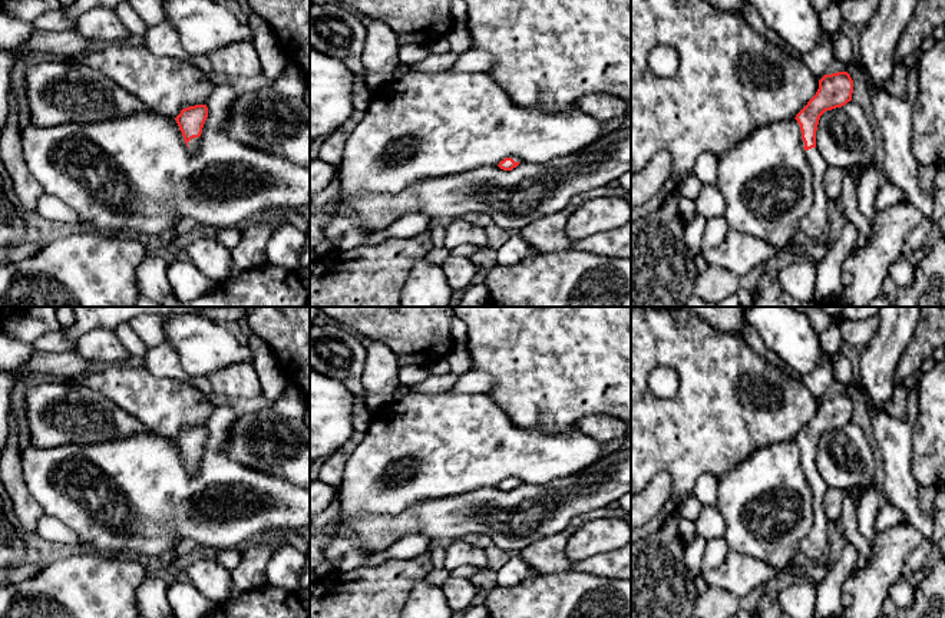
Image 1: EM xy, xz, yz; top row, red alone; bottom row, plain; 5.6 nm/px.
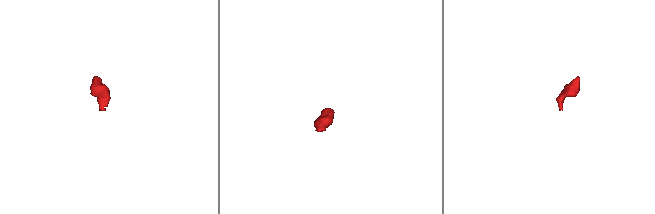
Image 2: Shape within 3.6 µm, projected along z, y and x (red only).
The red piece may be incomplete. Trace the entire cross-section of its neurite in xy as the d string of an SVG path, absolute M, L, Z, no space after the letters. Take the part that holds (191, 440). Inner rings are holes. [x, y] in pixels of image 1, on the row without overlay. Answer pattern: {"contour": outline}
{"contour": "M195 426L181 432L175 439L184 462L192 475L198 470L198 459L202 455L204 445L208 439L206 426Z"}

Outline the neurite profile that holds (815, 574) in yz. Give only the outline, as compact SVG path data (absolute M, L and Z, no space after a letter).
M794 562L784 571L800 575L802 578L806 579L806 582L810 582L815 586L817 586L826 578L829 572L829 566L830 565L827 562L822 562L822 564L810 562L809 565L799 565Z

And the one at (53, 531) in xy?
M43 516L37 523L36 532L54 546L79 549L79 538L76 533L56 519Z

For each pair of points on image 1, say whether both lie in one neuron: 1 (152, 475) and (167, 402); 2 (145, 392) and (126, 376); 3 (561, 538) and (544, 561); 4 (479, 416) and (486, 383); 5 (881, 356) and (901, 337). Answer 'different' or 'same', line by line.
1: different
2: same
3: same
4: different
5: same

